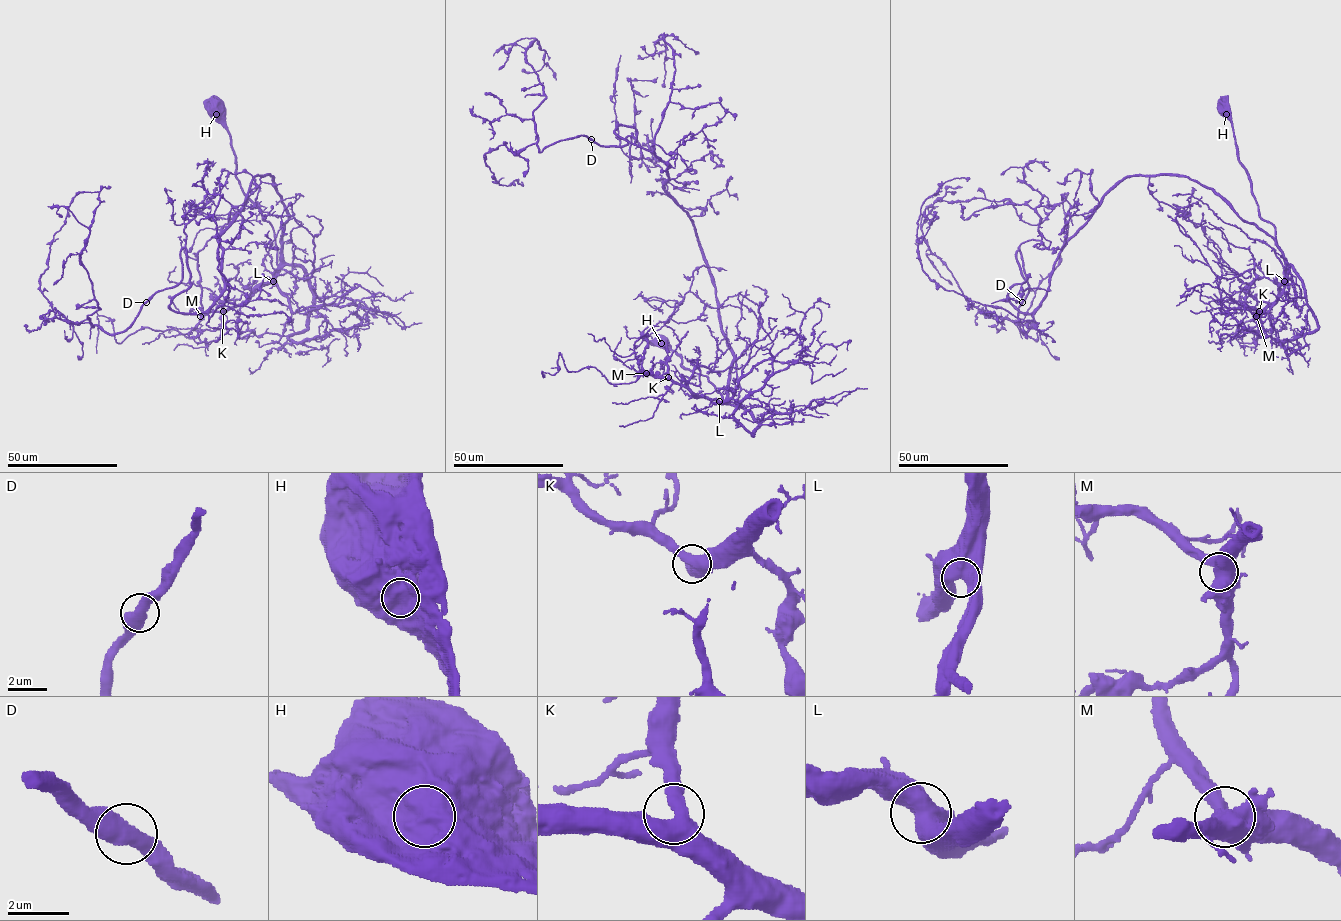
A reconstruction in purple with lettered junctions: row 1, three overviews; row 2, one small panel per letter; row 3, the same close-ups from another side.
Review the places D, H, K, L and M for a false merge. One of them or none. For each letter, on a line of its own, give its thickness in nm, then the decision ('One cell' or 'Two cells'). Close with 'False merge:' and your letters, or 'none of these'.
D: Thickness 550 nm. One cell
H: Thickness 1550 nm. One cell
K: Thickness 550 nm. One cell
L: Thickness 900 nm. One cell
M: Thickness 600 nm. One cell
False merge: none of these

